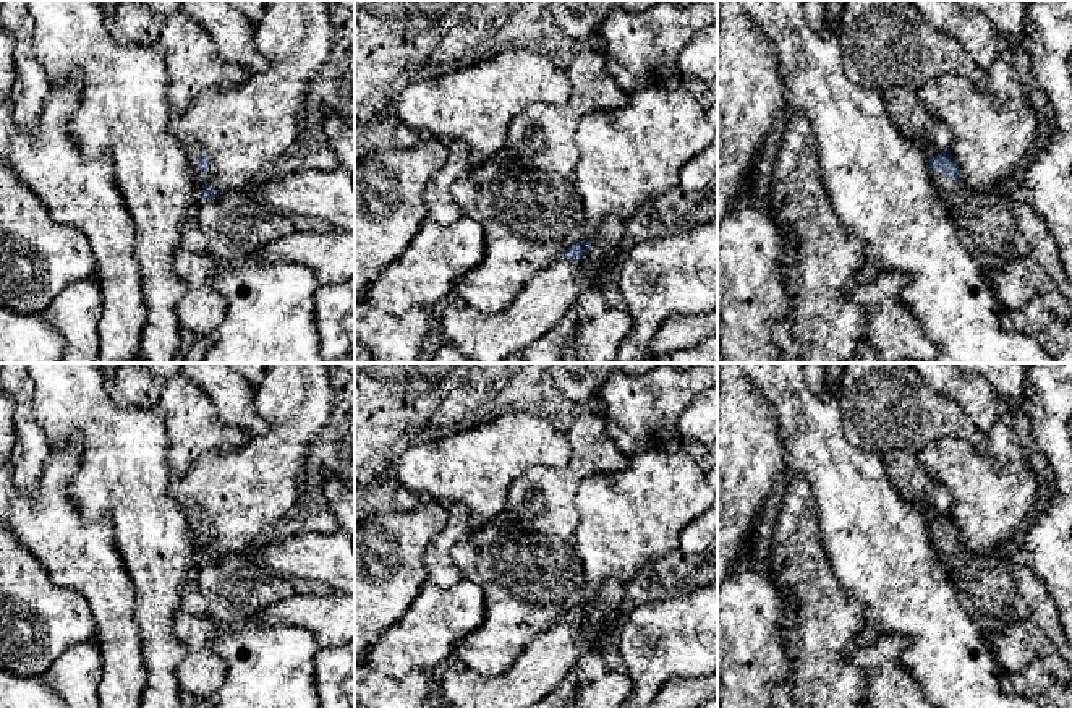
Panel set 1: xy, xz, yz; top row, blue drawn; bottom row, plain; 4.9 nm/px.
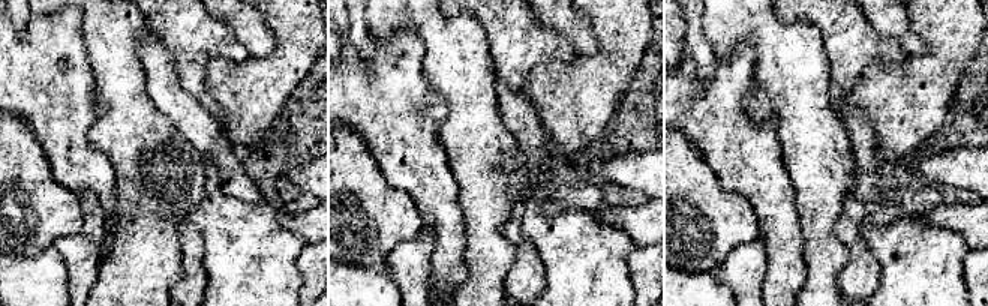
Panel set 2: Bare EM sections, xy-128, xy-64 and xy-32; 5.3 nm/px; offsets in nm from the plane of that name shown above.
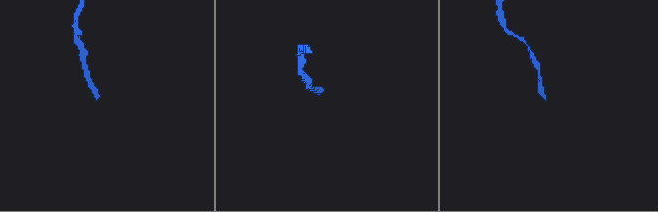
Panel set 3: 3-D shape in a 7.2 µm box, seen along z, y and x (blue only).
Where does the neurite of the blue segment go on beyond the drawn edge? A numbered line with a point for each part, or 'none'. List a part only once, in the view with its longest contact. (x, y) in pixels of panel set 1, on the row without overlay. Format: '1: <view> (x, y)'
1: yz (990, 588)

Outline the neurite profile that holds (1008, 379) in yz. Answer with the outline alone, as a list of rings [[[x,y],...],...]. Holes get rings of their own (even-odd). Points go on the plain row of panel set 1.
[[[955,363],[964,371],[978,374],[988,379],[993,386],[994,392],[1012,405],[1019,408],[1019,412],[1025,410],[1025,395],[1023,395],[1023,382],[1025,382],[1025,365],[1023,363]]]

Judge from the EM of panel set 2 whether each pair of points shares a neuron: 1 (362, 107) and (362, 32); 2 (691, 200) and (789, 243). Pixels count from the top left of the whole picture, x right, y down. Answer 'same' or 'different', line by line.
1: different
2: different

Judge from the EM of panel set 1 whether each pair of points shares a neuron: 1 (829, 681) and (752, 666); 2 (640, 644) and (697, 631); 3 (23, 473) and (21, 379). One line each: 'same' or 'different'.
1: different
2: same
3: same

